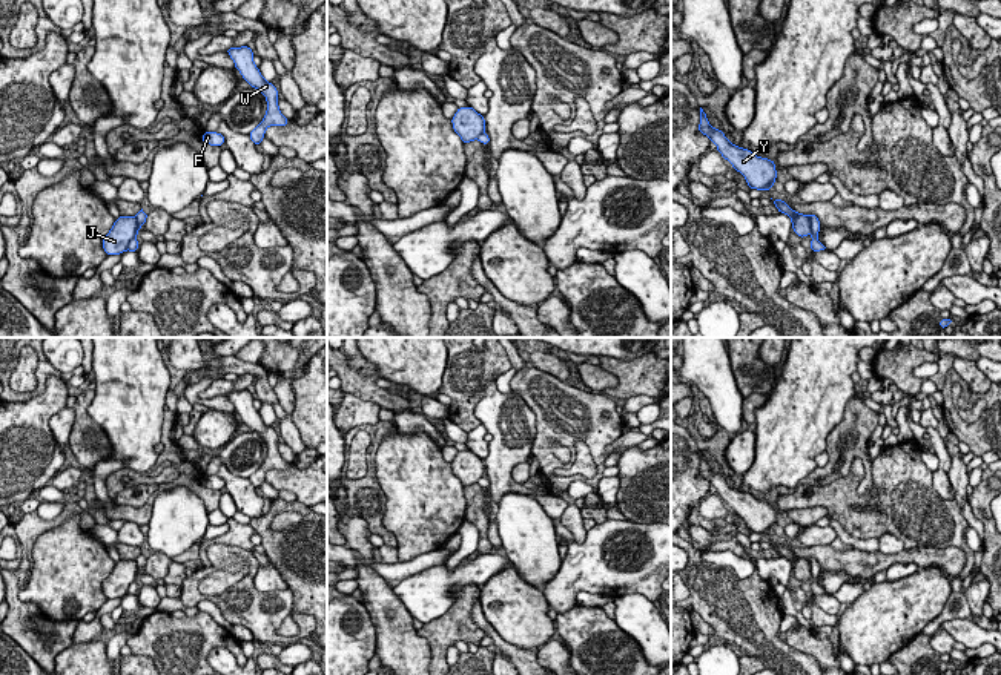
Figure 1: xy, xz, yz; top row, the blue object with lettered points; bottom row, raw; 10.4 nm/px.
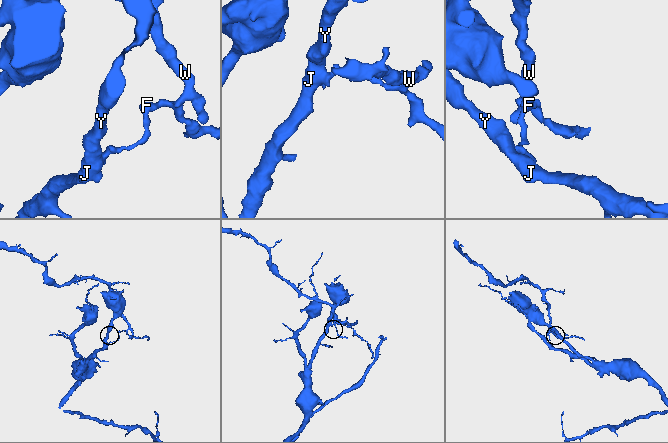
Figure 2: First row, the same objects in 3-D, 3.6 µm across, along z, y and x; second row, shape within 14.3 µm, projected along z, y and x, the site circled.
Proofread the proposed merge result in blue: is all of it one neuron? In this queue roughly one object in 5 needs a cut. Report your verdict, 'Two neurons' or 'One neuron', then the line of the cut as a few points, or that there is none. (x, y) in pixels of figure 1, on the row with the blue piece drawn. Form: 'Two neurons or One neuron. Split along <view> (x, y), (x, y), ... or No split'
Two neurons. Split along yz (806, 215), (812, 232)

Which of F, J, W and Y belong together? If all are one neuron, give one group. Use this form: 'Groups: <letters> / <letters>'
Groups: F W / J Y

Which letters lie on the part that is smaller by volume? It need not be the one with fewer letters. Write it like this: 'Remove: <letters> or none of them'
Remove: F, W

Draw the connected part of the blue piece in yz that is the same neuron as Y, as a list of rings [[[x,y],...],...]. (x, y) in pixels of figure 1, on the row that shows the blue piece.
[[[702,107],[699,132],[715,143],[717,150],[722,153],[722,156],[728,160],[732,167],[745,176],[749,189],[769,192],[777,178],[775,163],[772,160],[760,158],[749,149],[742,149],[732,144],[720,129],[714,129],[709,124]]]

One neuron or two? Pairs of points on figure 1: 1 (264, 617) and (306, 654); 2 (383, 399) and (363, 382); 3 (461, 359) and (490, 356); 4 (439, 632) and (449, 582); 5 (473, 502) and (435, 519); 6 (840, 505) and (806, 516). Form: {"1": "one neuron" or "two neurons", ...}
{"1": "two neurons", "2": "one neuron", "3": "one neuron", "4": "two neurons", "5": "two neurons", "6": "two neurons"}

